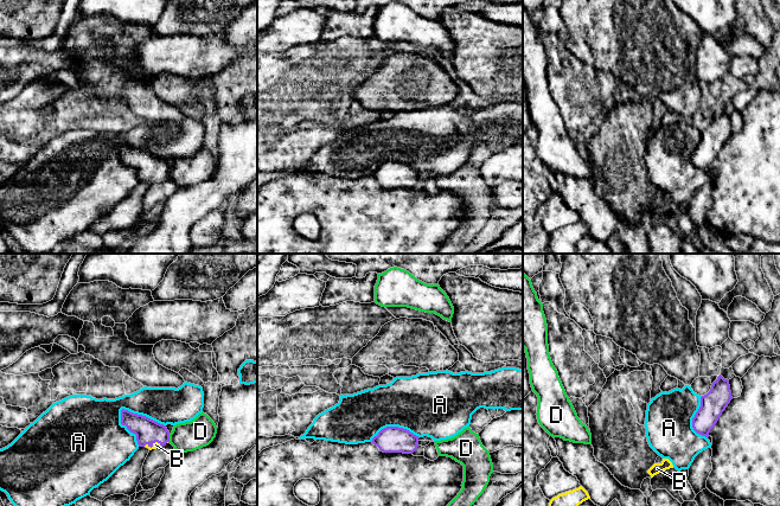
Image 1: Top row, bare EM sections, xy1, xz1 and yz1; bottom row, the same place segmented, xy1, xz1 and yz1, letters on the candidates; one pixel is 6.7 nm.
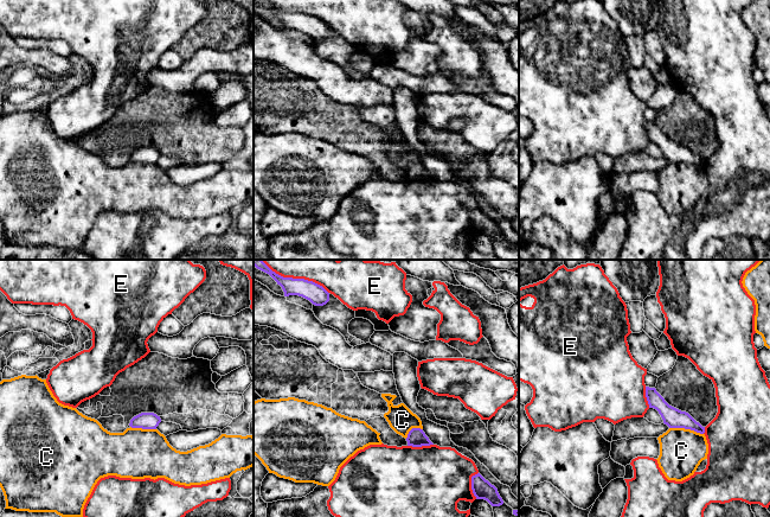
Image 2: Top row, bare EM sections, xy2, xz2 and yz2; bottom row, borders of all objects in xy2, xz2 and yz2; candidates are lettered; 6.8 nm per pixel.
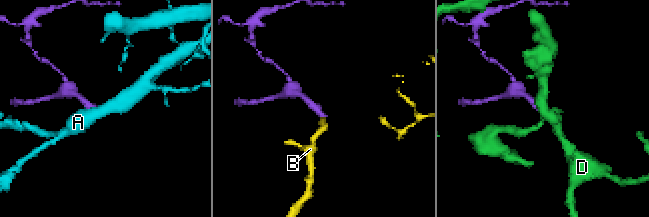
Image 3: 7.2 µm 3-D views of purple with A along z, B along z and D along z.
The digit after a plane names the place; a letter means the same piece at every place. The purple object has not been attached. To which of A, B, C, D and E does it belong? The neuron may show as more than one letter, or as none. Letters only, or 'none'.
B

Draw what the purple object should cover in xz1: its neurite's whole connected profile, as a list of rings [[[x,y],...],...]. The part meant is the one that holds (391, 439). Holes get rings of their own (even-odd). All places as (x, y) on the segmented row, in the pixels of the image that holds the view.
[[[386,427],[371,442],[383,453],[413,454],[418,447],[418,438],[407,429]]]

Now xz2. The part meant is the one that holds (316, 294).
[[[254,260],[254,266],[269,274],[280,285],[284,296],[299,295],[315,306],[323,306],[329,301],[329,293],[320,285],[304,279],[283,277],[272,272],[262,260]]]

